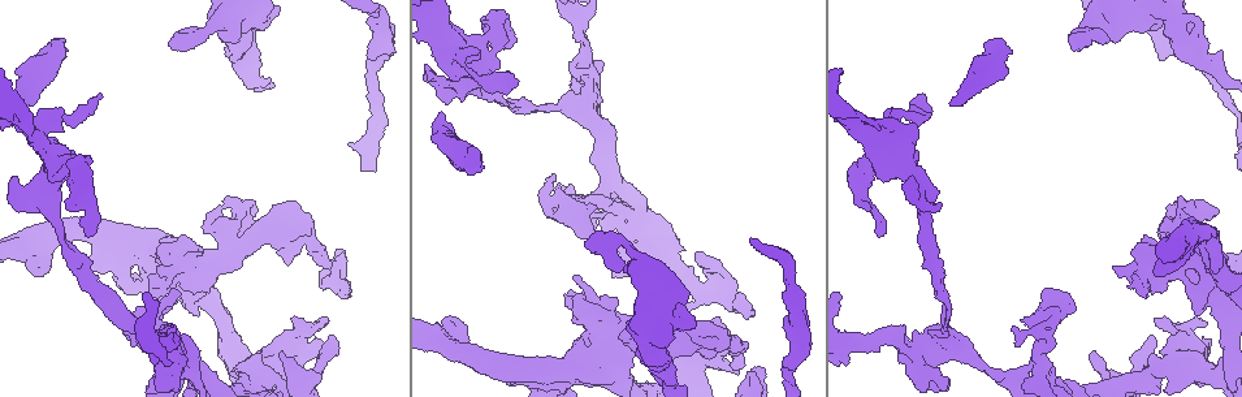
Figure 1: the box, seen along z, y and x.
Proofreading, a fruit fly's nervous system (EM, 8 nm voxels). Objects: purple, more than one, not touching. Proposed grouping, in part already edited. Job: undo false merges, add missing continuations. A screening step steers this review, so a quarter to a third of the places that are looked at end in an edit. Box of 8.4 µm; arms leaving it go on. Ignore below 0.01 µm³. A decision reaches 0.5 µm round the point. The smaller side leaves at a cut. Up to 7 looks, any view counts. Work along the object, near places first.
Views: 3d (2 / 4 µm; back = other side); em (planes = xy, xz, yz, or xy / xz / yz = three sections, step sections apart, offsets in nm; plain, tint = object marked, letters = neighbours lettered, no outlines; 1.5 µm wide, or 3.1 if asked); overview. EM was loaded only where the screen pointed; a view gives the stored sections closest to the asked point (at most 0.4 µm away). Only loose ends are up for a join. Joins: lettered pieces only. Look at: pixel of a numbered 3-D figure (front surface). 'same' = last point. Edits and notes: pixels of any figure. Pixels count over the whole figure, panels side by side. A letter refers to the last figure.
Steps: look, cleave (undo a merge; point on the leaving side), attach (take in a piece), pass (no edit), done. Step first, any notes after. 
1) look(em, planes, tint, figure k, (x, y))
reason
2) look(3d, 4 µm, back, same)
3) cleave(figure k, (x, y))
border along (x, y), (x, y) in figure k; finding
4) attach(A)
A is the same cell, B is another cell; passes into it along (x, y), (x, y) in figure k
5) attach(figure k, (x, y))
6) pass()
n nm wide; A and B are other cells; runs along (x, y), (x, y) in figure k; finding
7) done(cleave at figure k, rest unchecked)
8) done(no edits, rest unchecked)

look(3d, 2 µm, figure 1, (478, 162))
branch stops here

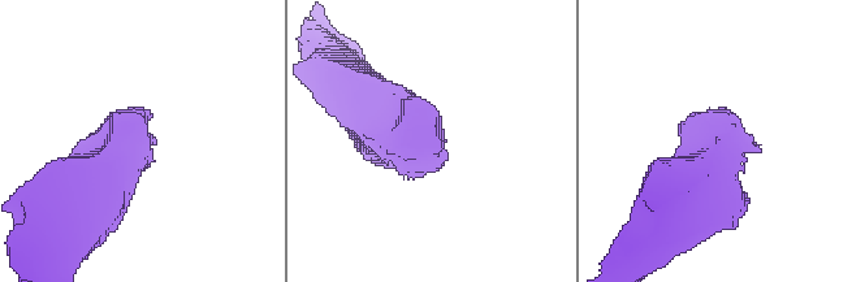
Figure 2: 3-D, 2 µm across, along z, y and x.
look(em, planes, letters, figure 2, (721, 108))

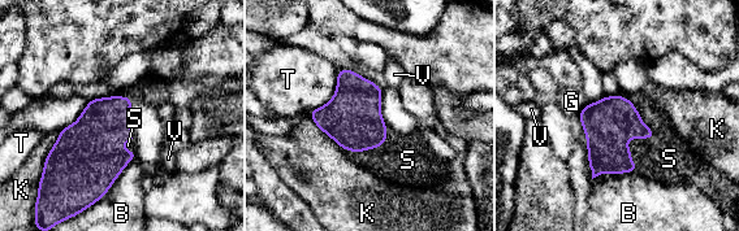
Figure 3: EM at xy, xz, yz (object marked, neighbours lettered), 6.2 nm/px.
attach(S)
S is the same cell, B, G, K, T and V are other cells; passes into it along (618, 120), (653, 138), (669, 158) in figure 3; the cell continues

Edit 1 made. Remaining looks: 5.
look(3d, 2 µm, figure 1, (1205, 325))
branch stops here

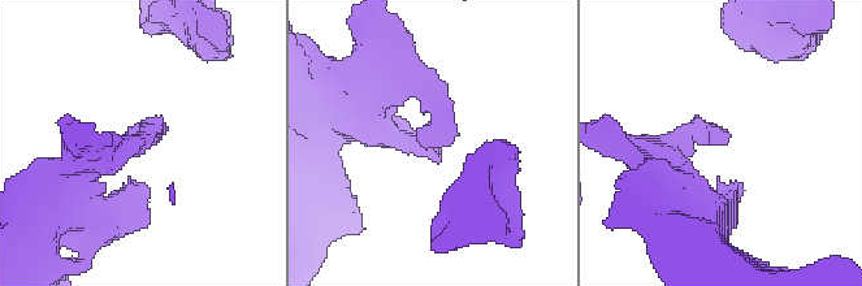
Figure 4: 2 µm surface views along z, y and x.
look(em, planes, letters, figure 4, (154, 133))

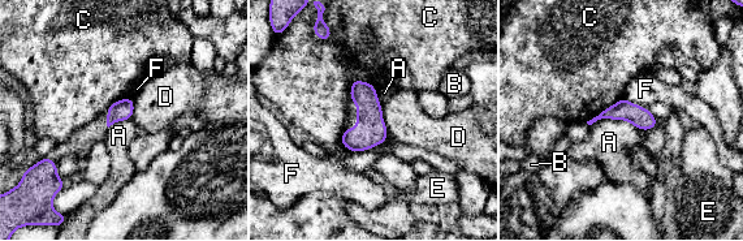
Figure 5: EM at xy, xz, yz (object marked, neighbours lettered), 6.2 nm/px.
pass()
130 nm wide; A, B, C, D, E and F are other cells; border along (588, 124), (623, 119), (639, 129) in figure 5; none of them fits

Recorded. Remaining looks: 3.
look(em, planes, letters, figure 1, (207, 289))

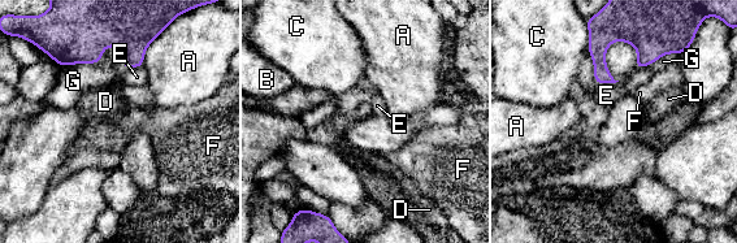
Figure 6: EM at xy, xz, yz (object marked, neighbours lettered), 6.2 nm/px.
pass()
A, B, C, D, E, F and G are other cells; border along (619, 81), (597, 86) in figure 6; none of them fits

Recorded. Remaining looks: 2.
done(attach at figure 3, rest unchecked)

